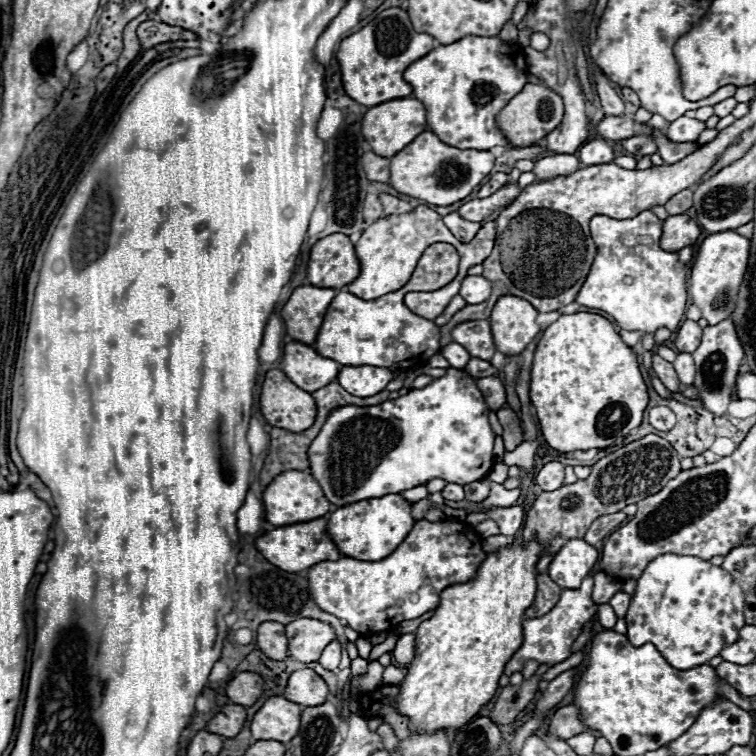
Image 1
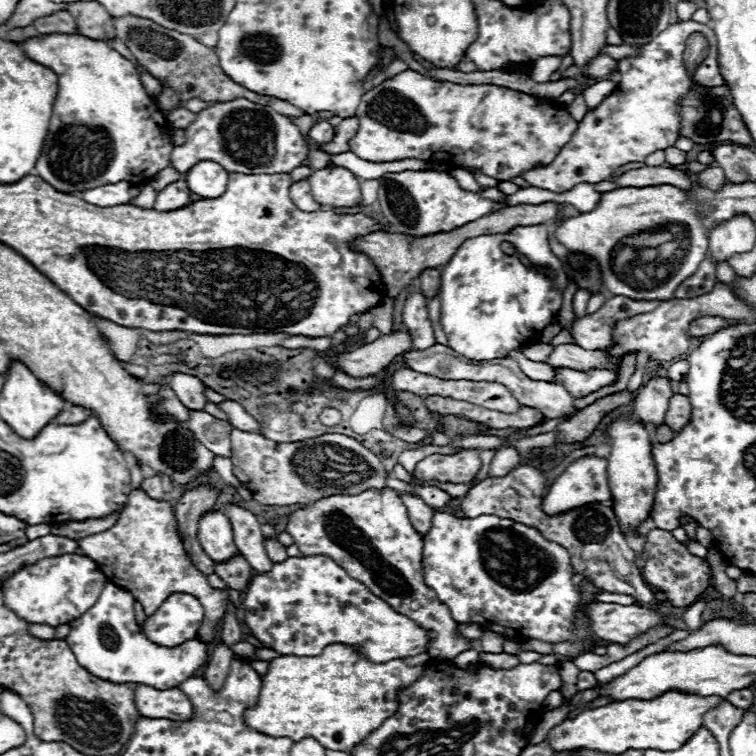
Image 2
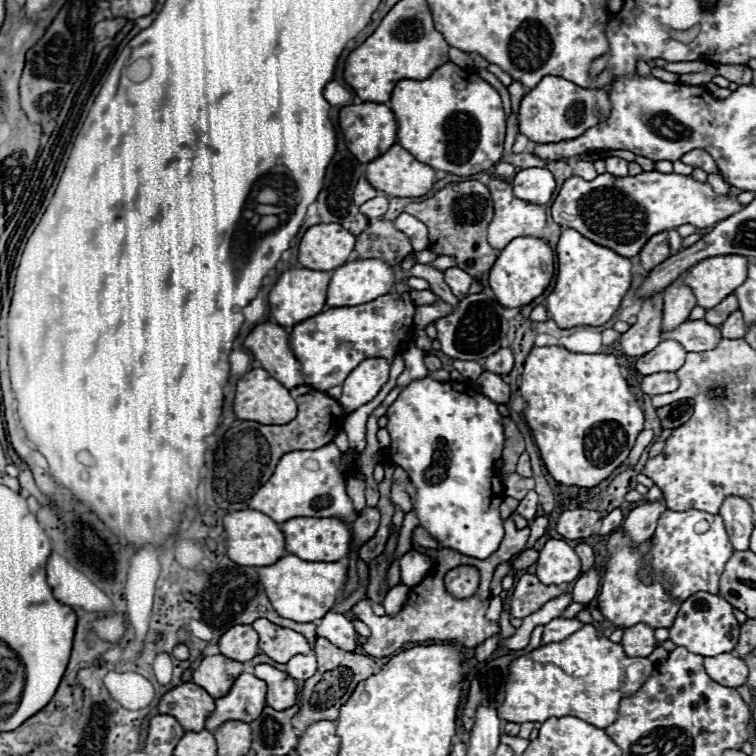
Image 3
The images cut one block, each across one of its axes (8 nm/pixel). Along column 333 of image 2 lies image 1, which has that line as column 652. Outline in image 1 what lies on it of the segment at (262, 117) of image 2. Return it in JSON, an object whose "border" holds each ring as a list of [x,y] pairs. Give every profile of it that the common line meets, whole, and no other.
{"border":[[[634,136],[628,140],[622,140],[624,150],[628,150],[632,156],[650,156],[656,152],[656,144],[650,136]]]}

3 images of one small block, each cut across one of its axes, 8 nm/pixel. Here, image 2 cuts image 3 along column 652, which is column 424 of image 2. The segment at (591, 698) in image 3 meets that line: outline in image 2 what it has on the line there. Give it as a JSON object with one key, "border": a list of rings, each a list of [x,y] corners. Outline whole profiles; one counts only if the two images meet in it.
{"border":[[[328,646],[318,656],[280,656],[268,662],[268,672],[262,676],[262,688],[258,694],[258,702],[254,708],[246,708],[244,720],[246,724],[262,734],[274,738],[292,738],[298,742],[304,736],[316,738],[328,750],[350,752],[350,748],[362,742],[372,730],[376,730],[388,716],[396,714],[398,710],[398,690],[416,682],[428,664],[420,666],[406,666],[402,660],[390,662],[370,662],[354,652],[350,646]]]}

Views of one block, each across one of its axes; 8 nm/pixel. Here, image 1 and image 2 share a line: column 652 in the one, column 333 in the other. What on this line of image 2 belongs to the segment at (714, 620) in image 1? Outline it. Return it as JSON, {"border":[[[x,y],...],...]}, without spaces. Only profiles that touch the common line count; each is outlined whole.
{"border":[[[300,556],[286,558],[284,562],[274,562],[268,574],[254,572],[242,600],[244,624],[250,628],[252,636],[258,638],[266,648],[282,654],[282,656],[316,656],[330,644],[346,644],[354,646],[364,658],[372,662],[388,662],[394,658],[416,656],[428,650],[426,630],[416,626],[410,618],[394,612],[390,604],[382,598],[374,596],[362,582],[350,578],[342,566],[338,566],[328,556]]]}

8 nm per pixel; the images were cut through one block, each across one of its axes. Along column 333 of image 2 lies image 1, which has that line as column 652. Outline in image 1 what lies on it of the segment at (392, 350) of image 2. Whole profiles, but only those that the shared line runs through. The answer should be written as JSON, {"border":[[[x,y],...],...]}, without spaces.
{"border":[[[654,356],[652,358],[652,368],[656,370],[658,378],[664,382],[664,386],[670,390],[670,392],[680,392],[680,382],[678,382],[678,376],[674,372],[674,366],[666,360],[662,360],[660,356]]]}

